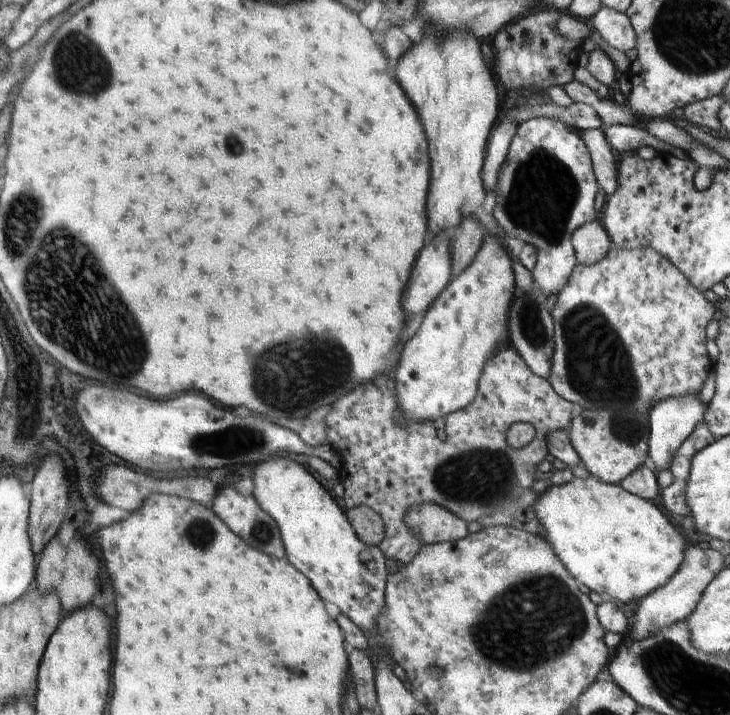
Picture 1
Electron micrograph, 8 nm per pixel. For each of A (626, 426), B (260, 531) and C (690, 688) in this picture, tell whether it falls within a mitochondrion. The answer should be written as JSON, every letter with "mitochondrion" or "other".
{"A":"mitochondrion","B":"mitochondrion","C":"mitochondrion"}

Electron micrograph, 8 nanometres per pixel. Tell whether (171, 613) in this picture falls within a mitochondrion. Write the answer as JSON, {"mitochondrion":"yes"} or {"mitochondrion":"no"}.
{"mitochondrion":"no"}

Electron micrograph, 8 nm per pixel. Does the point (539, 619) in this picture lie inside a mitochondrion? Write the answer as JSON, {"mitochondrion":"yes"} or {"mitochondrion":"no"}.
{"mitochondrion":"yes"}

